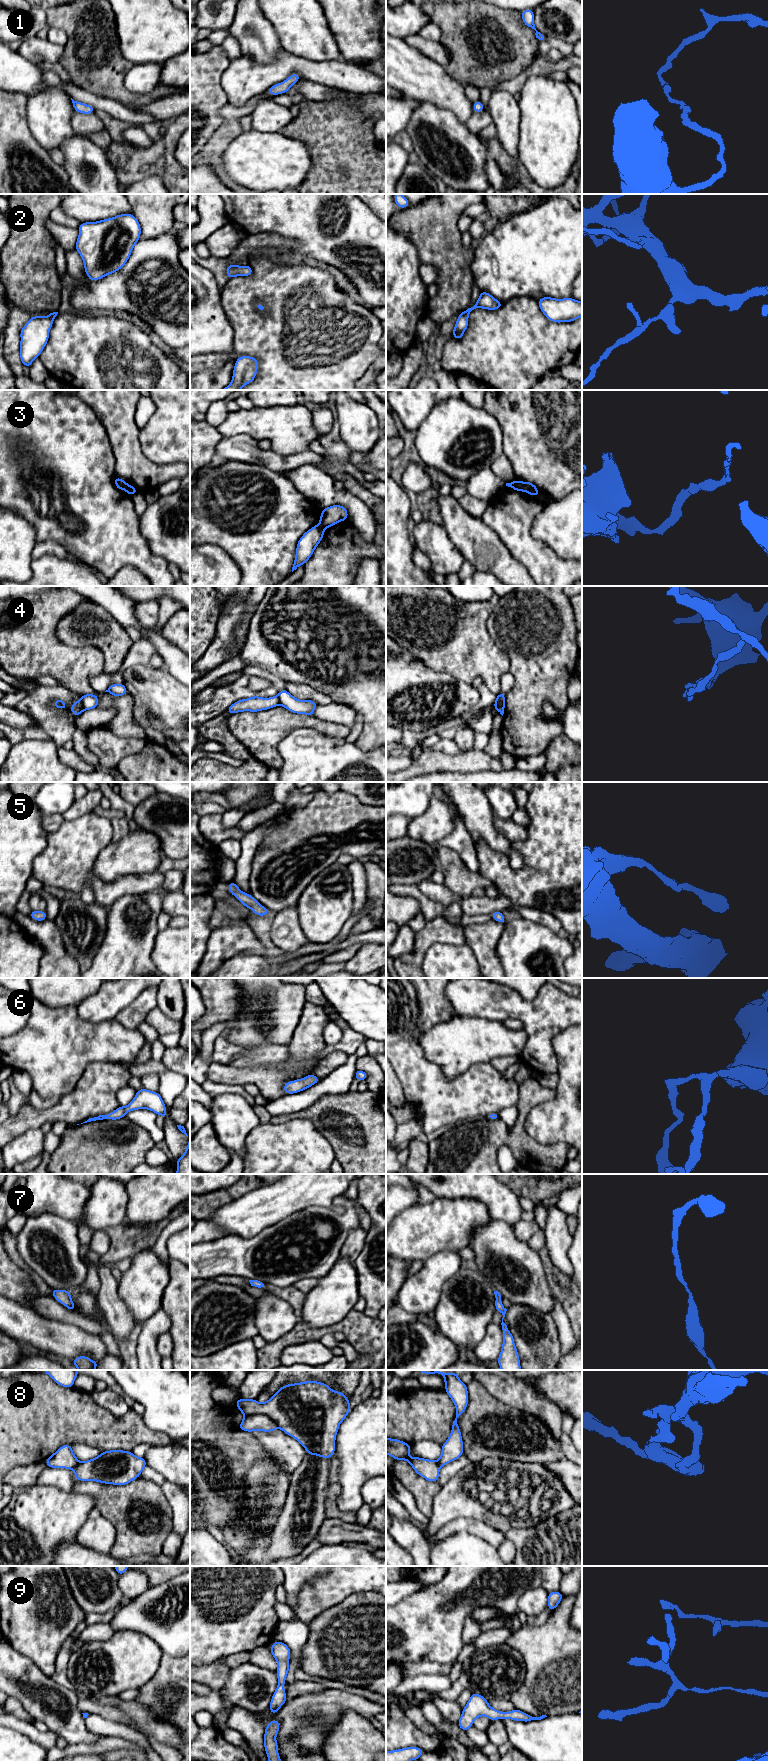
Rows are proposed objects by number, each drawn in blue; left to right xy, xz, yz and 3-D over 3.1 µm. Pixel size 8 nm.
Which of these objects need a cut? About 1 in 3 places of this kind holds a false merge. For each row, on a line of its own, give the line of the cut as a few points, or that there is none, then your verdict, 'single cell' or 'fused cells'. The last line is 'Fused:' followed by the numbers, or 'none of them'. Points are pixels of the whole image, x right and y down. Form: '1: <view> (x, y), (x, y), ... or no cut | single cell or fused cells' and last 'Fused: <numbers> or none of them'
1: no cut | single cell
2: no cut | single cell
3: yz (520, 482), (525, 490) | fused cells
4: yz (504, 699), (495, 708) | fused cells
5: no cut | single cell
6: no cut | single cell
7: no cut | single cell
8: xz (244, 1415), (266, 1415), (279, 1427) | fused cells
9: no cut | single cell
Fused: 3, 4, 8

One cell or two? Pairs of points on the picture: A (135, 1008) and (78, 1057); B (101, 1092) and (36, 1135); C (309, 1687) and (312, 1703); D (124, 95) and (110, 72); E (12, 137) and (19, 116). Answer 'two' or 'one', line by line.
A: two
B: two
C: two
D: one
E: one

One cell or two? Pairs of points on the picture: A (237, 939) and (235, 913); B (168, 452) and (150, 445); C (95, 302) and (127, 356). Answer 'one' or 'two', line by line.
A: two
B: one
C: two

